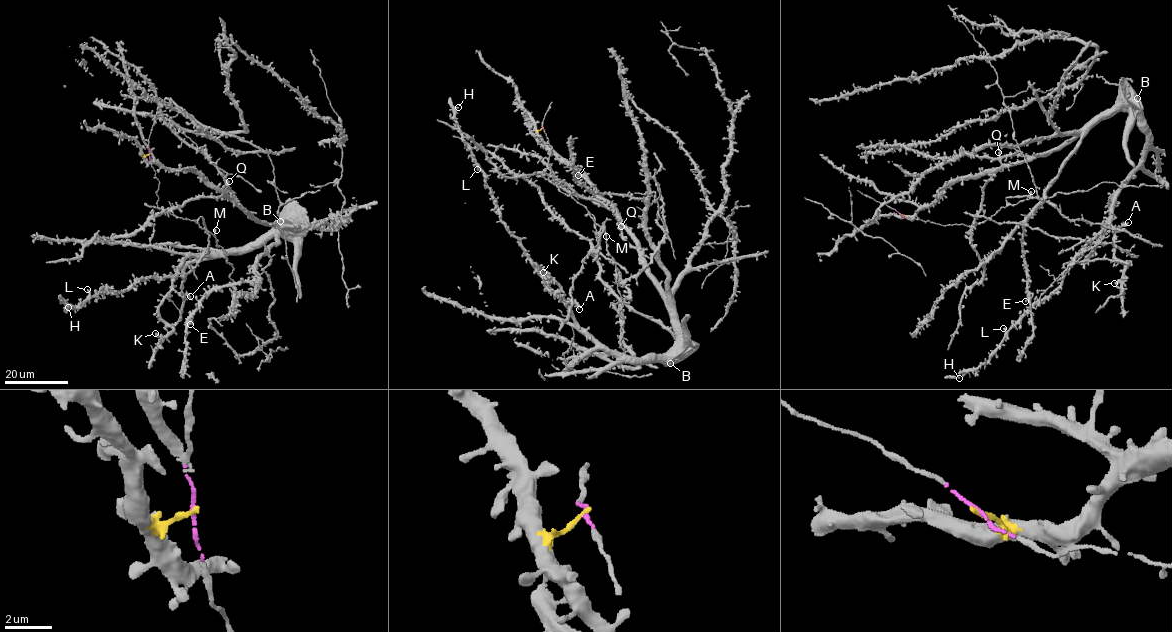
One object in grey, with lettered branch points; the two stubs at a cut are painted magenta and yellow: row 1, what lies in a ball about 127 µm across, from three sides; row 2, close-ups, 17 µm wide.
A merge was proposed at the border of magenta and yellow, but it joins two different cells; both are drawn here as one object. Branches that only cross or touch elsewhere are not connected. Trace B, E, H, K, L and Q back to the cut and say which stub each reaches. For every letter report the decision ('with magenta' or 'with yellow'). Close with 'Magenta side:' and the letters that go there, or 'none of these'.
B: with yellow
E: with yellow
H: with yellow
K: with yellow
L: with yellow
Q: with yellow
Magenta side: none of these

